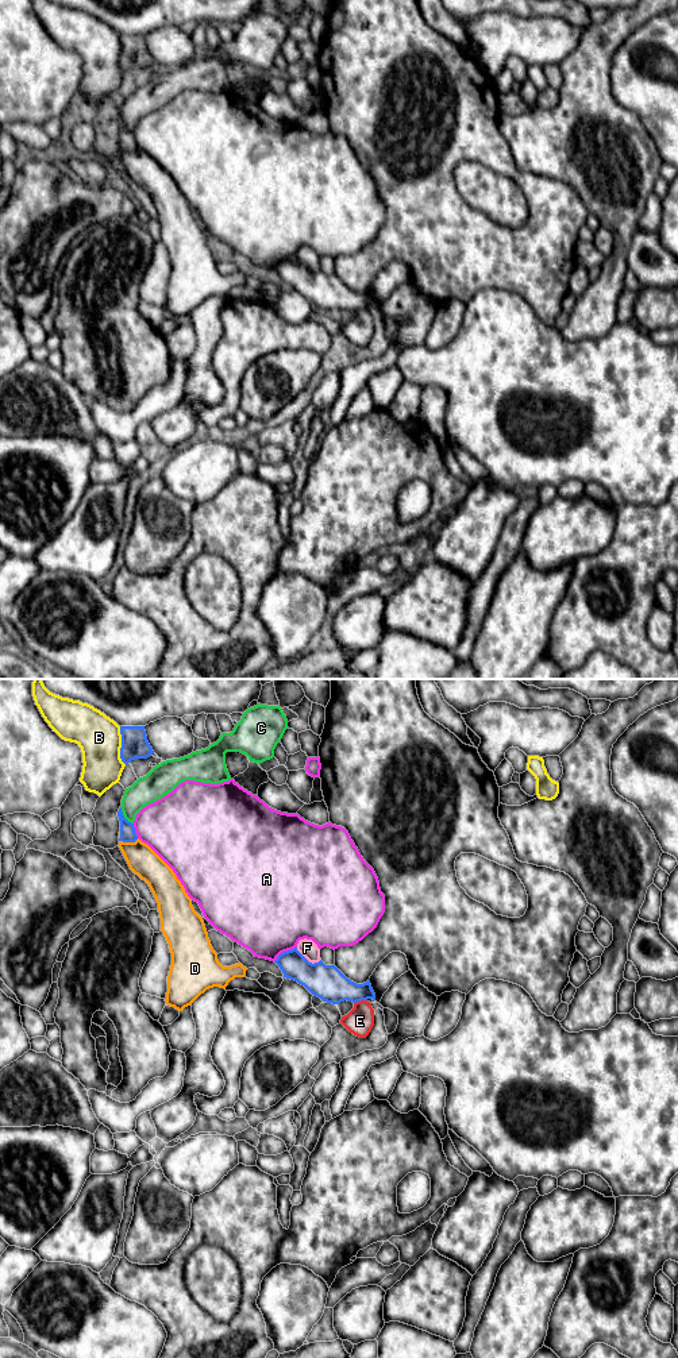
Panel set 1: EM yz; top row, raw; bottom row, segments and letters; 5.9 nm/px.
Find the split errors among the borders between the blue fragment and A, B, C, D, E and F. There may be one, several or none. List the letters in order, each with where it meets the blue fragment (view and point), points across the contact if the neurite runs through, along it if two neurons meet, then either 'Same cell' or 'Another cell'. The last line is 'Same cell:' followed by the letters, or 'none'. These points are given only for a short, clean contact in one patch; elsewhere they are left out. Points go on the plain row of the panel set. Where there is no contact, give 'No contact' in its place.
A: Touches blue at yz (284, 261). Another cell
B: Touches blue at yz (122, 54). Another cell
C: Touches blue at yz (123, 124). Another cell
D: Touches blue at yz (126, 150). Another cell
E: Touches blue at yz (359, 309). Boundary: yz (366, 308), (354, 312). Another cell
F: Touches blue at yz (307, 269). Another cell
Same cell: none

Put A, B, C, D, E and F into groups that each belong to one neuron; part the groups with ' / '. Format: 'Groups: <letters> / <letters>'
Groups: A / B / C / D / E / F

